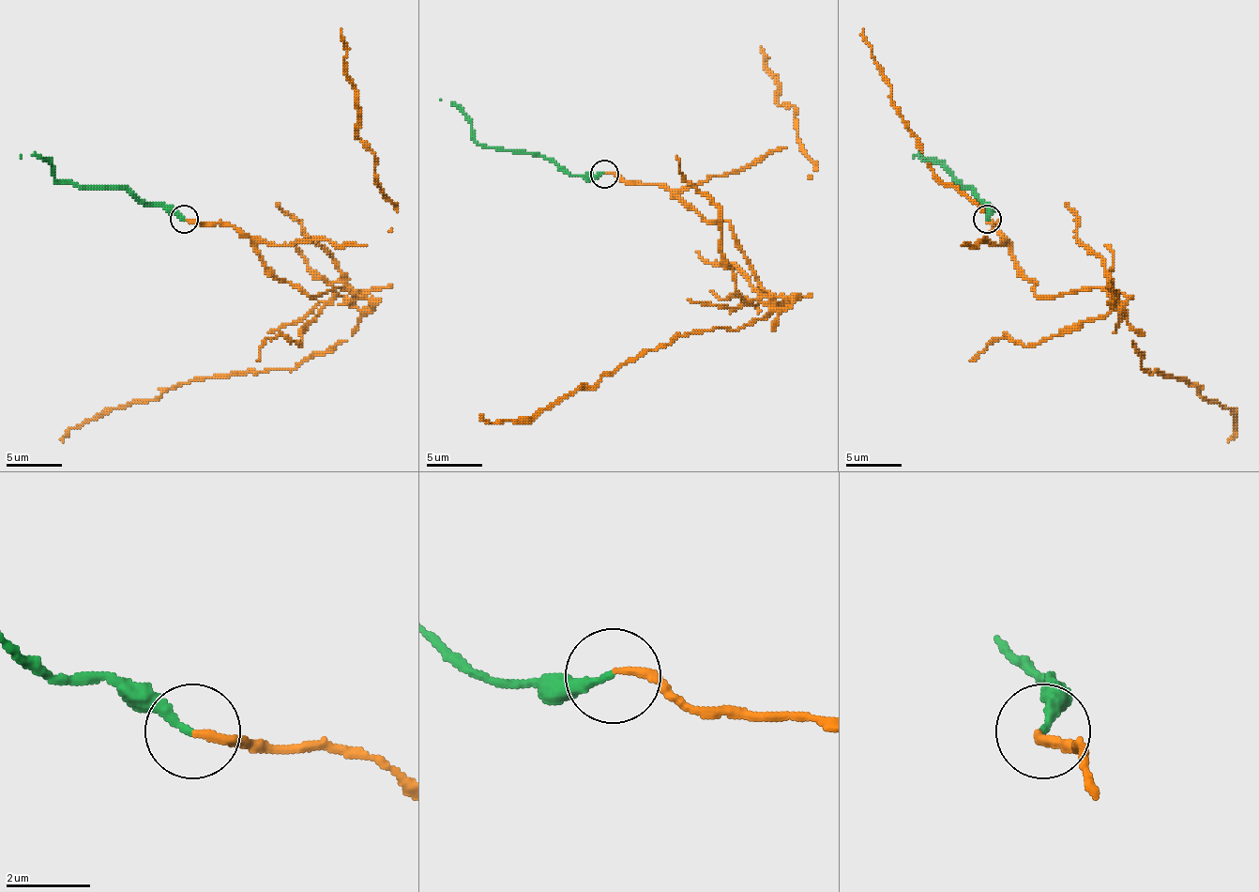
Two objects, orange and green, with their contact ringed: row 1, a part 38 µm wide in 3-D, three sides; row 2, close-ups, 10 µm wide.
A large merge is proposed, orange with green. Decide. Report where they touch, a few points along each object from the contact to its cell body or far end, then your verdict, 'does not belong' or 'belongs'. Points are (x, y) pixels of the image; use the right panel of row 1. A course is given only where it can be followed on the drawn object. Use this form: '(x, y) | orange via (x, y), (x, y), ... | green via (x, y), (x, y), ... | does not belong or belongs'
(987, 219) | orange via (986, 220), (1034, 293), (1110, 290), (1138, 335), (1132, 344), (1144, 369), (1183, 377), (1234, 414), (1228, 441) | green via (986, 220), (989, 206), (969, 189), (922, 155), (914, 158) | does not belong

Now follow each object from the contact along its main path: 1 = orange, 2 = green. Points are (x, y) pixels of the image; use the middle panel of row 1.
1: (603, 173), (659, 184), (699, 215), (727, 221), (778, 319), (693, 330), (516, 420), (488, 422), (482, 414)
2: (603, 173), (569, 176), (544, 156), (482, 147), (474, 139), (471, 122), (457, 108), (441, 99)

